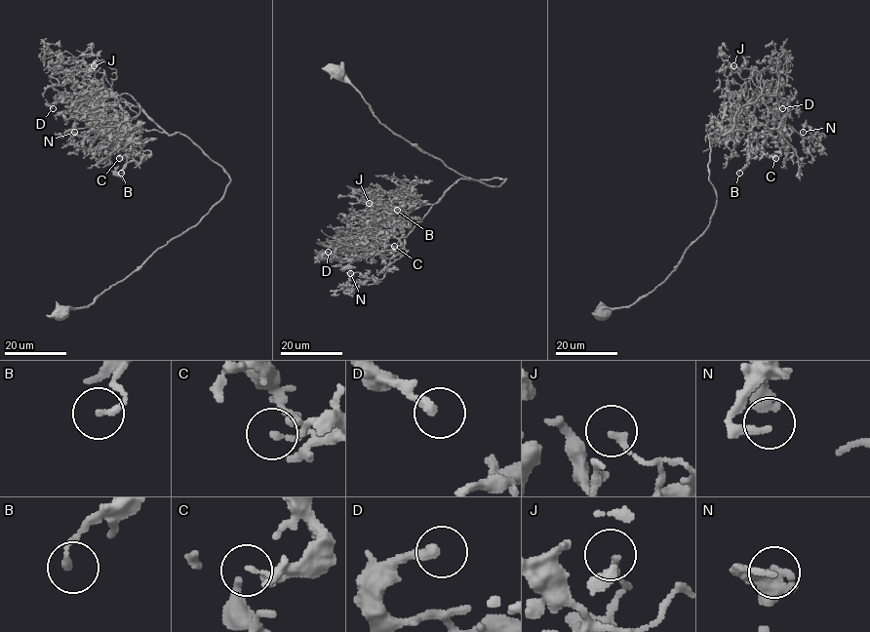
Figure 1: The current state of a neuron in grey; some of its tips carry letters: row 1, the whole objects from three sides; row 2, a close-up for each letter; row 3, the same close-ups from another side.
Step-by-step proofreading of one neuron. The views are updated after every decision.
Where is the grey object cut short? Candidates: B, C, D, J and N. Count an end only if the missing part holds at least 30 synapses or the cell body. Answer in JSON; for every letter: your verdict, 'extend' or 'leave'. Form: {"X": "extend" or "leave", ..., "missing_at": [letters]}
{"B": "leave", "C": "leave", "D": "leave", "J": "leave", "N": "leave", "missing_at": []}

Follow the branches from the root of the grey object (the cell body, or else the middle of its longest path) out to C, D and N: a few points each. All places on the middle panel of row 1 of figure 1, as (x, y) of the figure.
C: (335, 70), (424, 152), (490, 185), (505, 178), (457, 180), (419, 221), (394, 221), (394, 246)
D: (335, 70), (381, 123), (424, 152), (490, 185), (505, 180), (457, 180), (366, 257), (330, 259), (328, 252)
N: (335, 70), (381, 123), (424, 152), (490, 185), (505, 178), (457, 180), (382, 278), (348, 288), (350, 273)

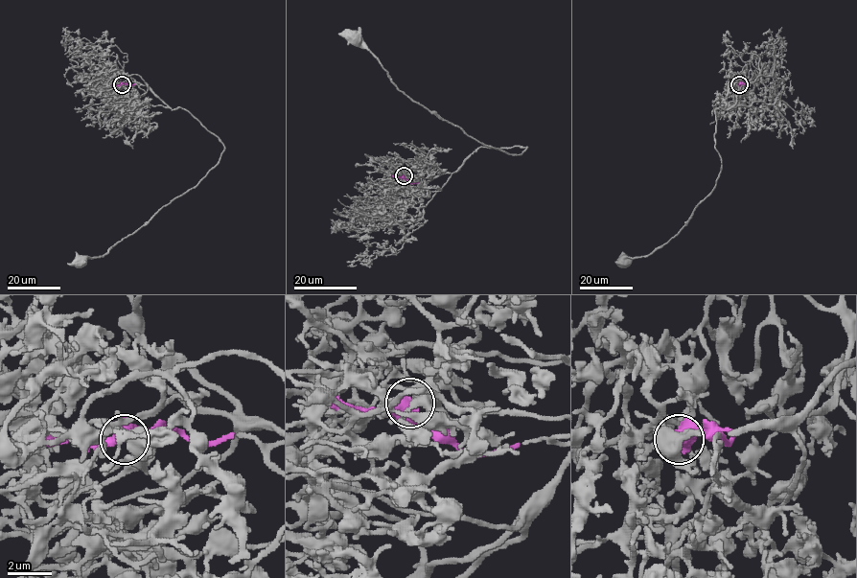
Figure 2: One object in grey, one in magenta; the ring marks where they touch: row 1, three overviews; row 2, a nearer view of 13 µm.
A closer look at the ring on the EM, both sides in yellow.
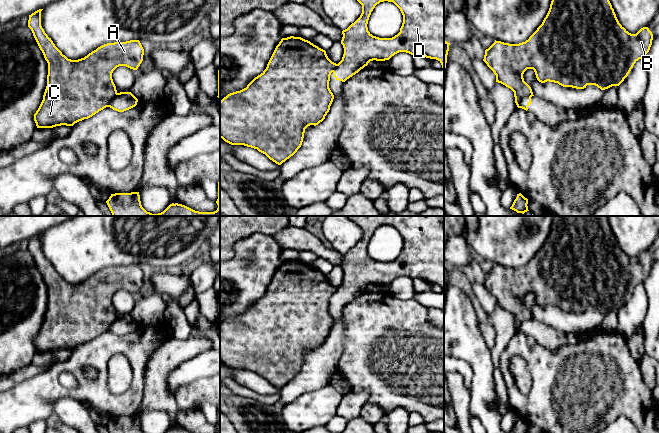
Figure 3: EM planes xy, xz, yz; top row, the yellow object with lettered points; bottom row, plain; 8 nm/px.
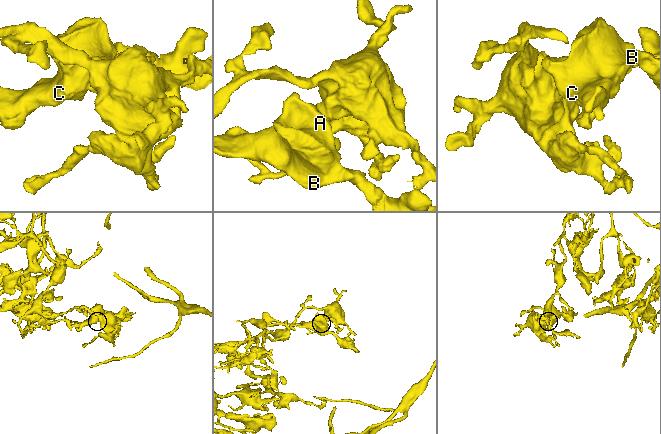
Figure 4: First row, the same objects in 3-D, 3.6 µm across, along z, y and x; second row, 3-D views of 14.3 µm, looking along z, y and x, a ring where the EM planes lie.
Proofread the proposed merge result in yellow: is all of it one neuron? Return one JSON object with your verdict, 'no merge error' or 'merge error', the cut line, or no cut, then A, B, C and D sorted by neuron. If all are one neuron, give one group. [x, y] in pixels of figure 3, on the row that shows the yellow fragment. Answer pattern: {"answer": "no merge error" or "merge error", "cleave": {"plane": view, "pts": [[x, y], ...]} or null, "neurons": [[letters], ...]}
{"answer": "no merge error", "cleave": null, "neurons": [["A", "B", "C", "D"]]}

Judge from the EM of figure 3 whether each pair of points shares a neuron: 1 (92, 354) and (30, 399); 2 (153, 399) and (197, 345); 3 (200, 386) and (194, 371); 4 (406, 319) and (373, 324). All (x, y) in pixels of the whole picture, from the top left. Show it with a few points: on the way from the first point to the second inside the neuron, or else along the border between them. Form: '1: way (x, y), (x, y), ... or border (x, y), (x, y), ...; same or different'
1: way (76, 362), (73, 365), (62, 366), (46, 383); same
2: way (156, 383), (156, 375), (181, 350); same
3: border (209, 376), (196, 379), (182, 386), (177, 391); different
4: way (398, 324), (381, 324); same

